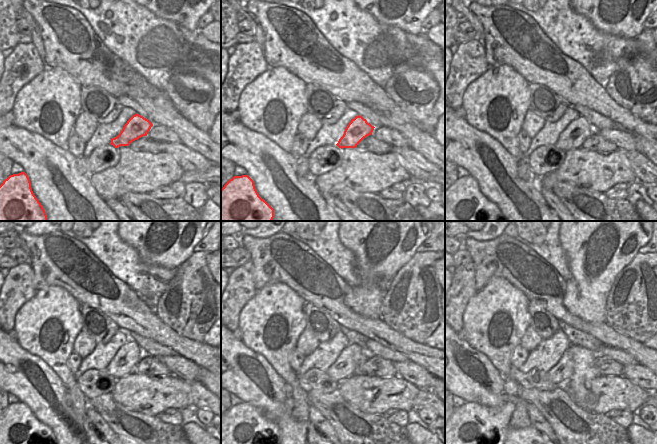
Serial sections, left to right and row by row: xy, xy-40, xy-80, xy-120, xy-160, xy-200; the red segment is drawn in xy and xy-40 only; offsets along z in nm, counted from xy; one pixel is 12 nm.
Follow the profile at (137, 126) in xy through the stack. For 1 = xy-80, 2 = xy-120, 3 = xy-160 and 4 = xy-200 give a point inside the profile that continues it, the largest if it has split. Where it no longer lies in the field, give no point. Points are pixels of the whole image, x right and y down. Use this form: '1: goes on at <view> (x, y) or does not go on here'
1: goes on at xy-80 (575, 134)
2: goes on at xy-120 (124, 362)
3: goes on at xy-160 (344, 366)
4: goes on at xy-200 (563, 370)

